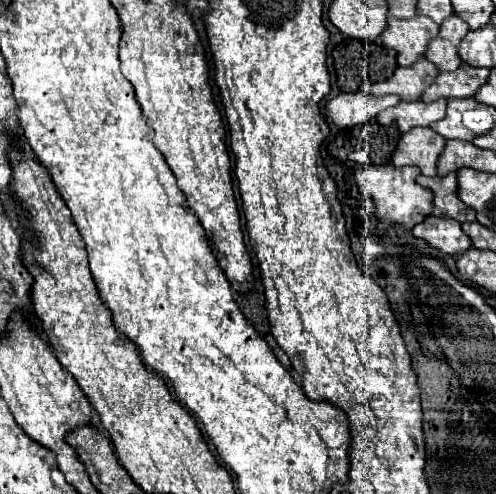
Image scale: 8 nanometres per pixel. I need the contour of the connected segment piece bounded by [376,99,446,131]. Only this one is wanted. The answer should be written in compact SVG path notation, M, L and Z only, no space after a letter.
M438 99L434 103L414 101L414 103L400 103L396 107L390 107L382 111L376 119L382 125L388 123L408 123L408 131L412 127L426 127L434 121L440 121L446 115L446 99Z

